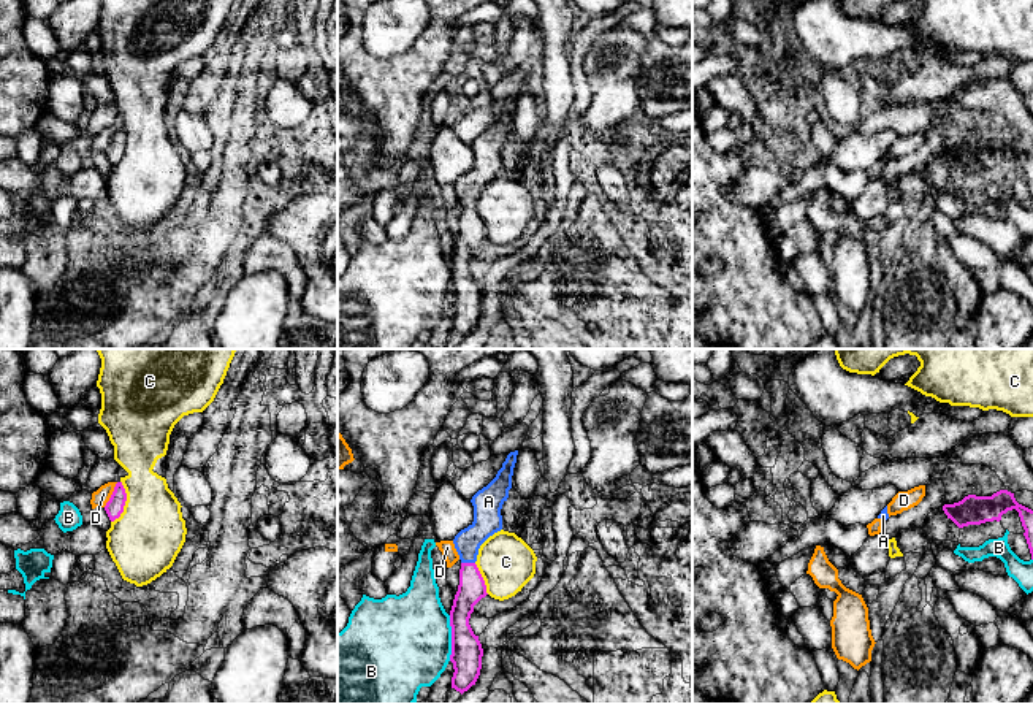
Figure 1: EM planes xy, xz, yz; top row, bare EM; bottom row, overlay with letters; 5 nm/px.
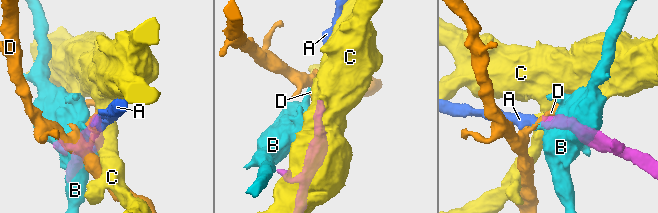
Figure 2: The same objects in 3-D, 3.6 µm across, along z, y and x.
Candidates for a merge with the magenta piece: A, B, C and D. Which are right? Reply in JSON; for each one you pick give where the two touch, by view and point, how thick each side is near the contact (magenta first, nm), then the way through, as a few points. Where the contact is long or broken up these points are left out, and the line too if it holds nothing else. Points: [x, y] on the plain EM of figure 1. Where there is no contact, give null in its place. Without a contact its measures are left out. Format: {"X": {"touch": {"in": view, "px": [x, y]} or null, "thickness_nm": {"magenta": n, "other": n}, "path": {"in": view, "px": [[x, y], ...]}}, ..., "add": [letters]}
{"A": {"touch": {"in": "xz", "px": [468, 208]}, "thickness_nm": {"magenta": 140, "other": 140}, "path": {"in": "xz", "px": [[471, 233], [468, 208], [468, 187], [487, 164]]}}, "add": ["A"]}

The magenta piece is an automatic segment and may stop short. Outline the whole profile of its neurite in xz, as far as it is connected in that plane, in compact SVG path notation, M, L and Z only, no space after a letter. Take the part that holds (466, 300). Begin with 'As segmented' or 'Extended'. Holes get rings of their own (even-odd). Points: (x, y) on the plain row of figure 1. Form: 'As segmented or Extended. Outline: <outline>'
Extended. Outline: M518 95L510 97L497 116L496 122L478 135L471 147L474 151L474 166L461 174L455 184L455 193L461 205L459 230L450 255L453 322L452 333L461 339L475 330L483 293L478 281L474 279L469 263L474 251L485 243L486 230L475 209L480 190L494 178L502 174L502 149L512 133L512 121Z

